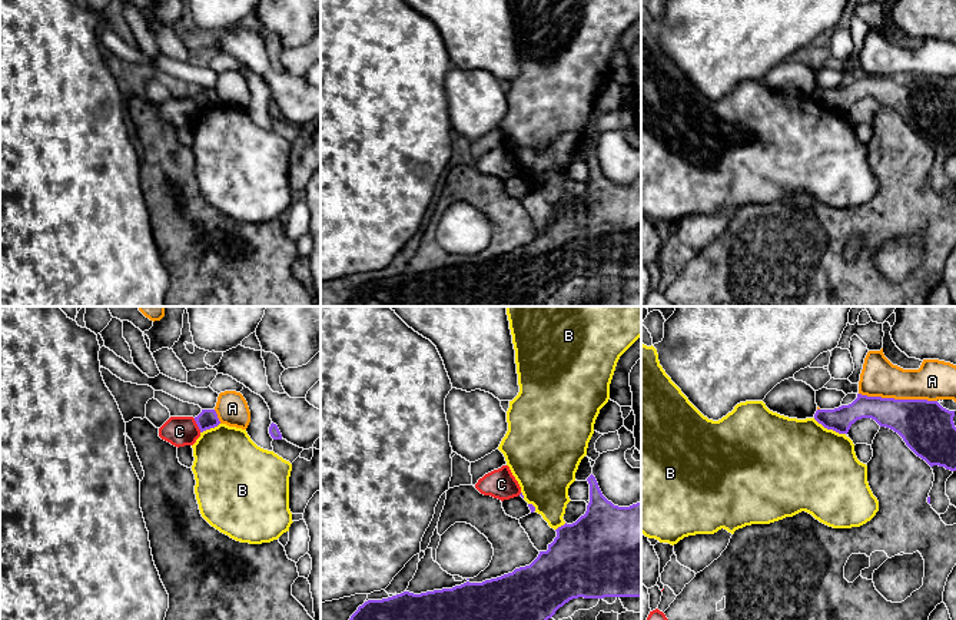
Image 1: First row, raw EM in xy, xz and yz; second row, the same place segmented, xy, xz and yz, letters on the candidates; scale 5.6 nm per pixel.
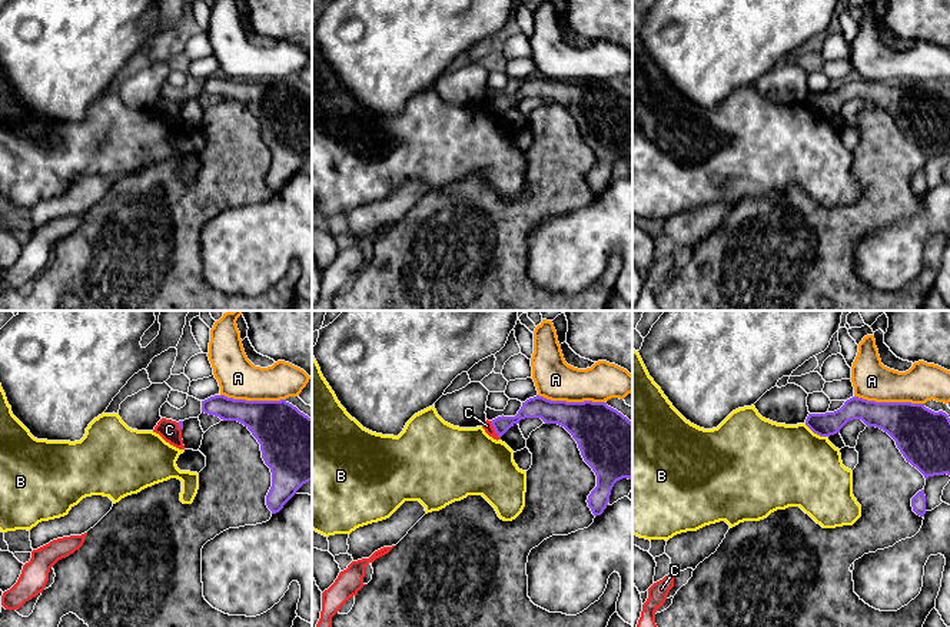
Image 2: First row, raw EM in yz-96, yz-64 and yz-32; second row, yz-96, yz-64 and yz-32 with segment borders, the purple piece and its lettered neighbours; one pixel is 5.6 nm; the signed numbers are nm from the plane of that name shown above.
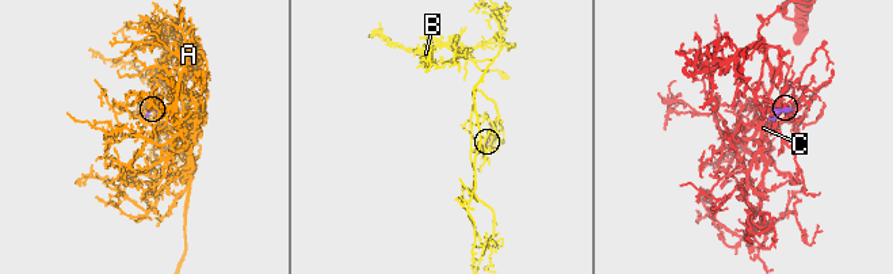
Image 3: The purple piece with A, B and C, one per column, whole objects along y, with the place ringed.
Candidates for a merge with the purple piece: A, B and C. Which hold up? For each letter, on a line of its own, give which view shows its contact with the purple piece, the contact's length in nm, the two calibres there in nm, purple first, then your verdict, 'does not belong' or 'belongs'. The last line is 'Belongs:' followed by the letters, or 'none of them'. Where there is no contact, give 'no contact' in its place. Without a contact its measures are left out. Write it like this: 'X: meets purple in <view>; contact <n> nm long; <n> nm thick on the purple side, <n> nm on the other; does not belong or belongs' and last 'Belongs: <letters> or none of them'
A: meets purple in yz; contact 440 nm long; 300 nm thick on the purple side, 220 nm on the other; does not belong
B: meets purple in yz; contact 200 nm long; 140 nm thick on the purple side, 480 nm on the other; does not belong
C: meets purple in xy; contact 90 nm long; 110 nm thick on the purple side, 170 nm on the other; does not belong
Belongs: none of them

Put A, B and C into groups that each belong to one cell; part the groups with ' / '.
A / B / C

